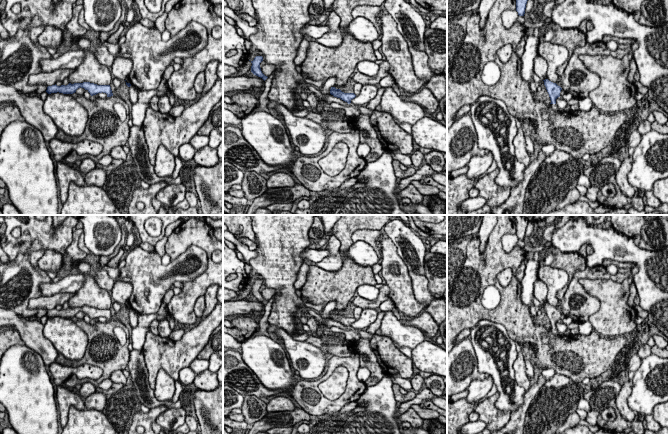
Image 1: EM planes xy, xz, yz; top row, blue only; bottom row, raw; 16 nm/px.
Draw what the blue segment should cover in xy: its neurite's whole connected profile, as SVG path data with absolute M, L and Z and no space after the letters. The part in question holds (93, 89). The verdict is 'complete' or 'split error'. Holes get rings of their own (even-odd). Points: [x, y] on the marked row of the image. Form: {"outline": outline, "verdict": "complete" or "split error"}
{"outline": "M90 82L74 83L74 84L69 83L66 86L65 85L57 86L55 84L52 86L48 86L46 92L48 94L57 93L57 92L63 93L63 94L73 94L80 87L87 90L91 96L96 95L98 93L102 93L102 92L106 93L107 97L113 96L110 85L97 85Z", "verdict": "complete"}

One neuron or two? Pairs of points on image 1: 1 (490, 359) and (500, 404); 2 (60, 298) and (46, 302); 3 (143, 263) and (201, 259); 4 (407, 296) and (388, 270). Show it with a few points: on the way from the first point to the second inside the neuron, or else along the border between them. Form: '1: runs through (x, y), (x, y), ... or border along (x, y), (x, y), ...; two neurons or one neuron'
1: runs through (494, 370), (501, 386), (501, 393); one neuron
2: runs through (57, 299), (49, 302); one neuron
3: runs through (157, 270), (174, 270), (187, 257); one neuron
4: runs through (401, 290), (399, 281), (394, 276); one neuron

